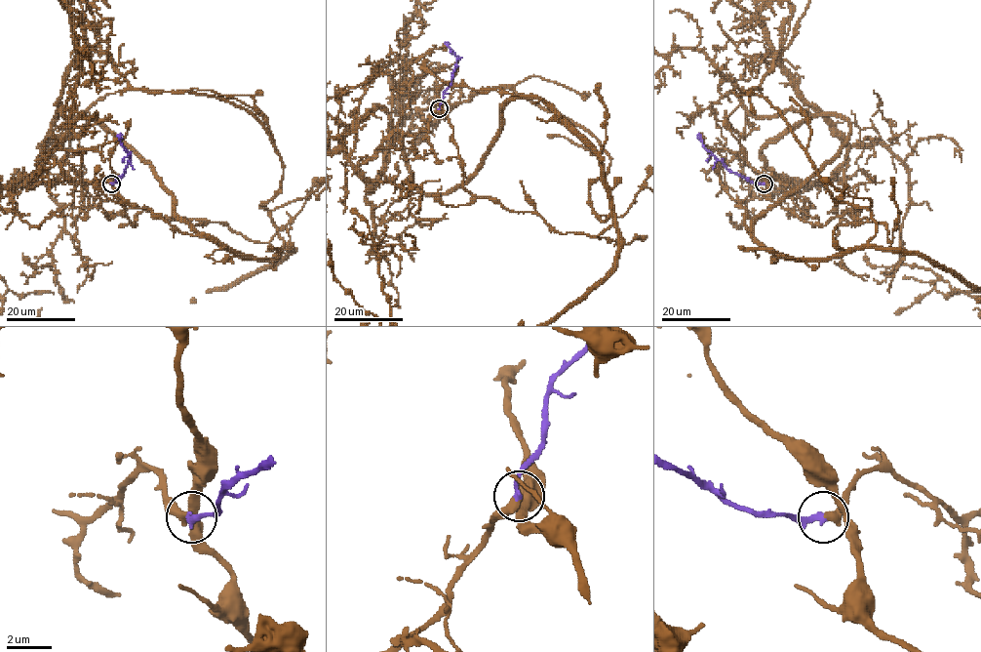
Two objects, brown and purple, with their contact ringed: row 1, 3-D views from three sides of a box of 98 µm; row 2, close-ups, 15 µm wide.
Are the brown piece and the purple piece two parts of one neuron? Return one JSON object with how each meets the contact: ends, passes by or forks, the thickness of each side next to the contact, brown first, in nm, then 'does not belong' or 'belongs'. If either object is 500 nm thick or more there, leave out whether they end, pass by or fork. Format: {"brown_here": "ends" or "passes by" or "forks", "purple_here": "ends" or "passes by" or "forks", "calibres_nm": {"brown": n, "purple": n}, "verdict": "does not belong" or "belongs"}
{"brown_here": "forks", "purple_here": "ends", "calibres_nm": {"brown": 220, "purple": 240}, "verdict": "belongs"}

